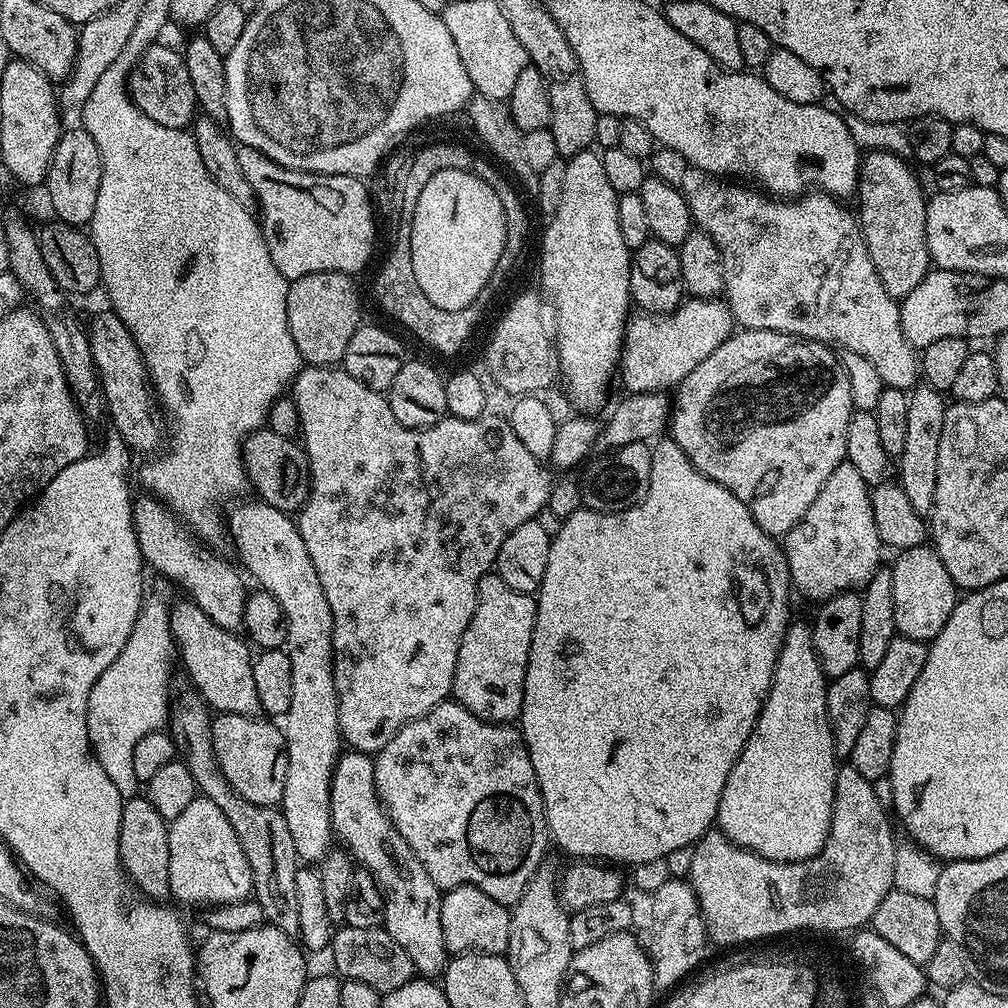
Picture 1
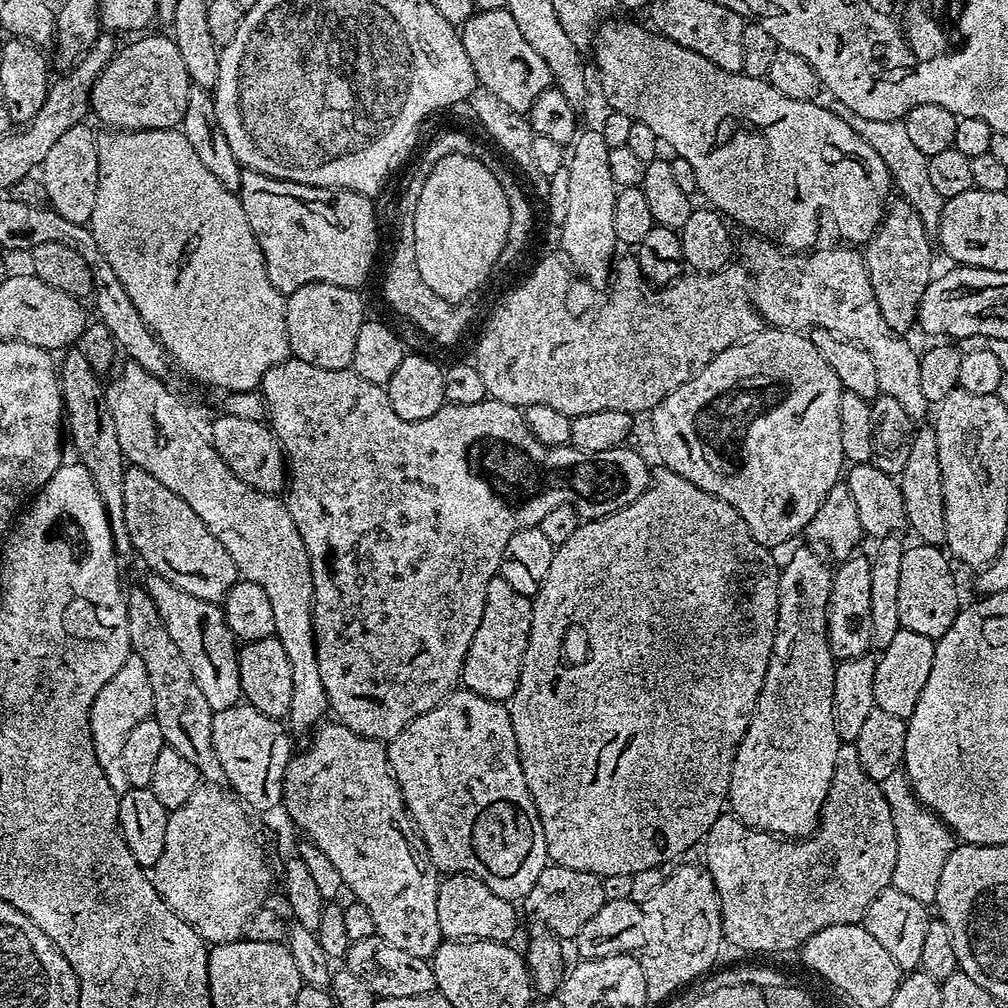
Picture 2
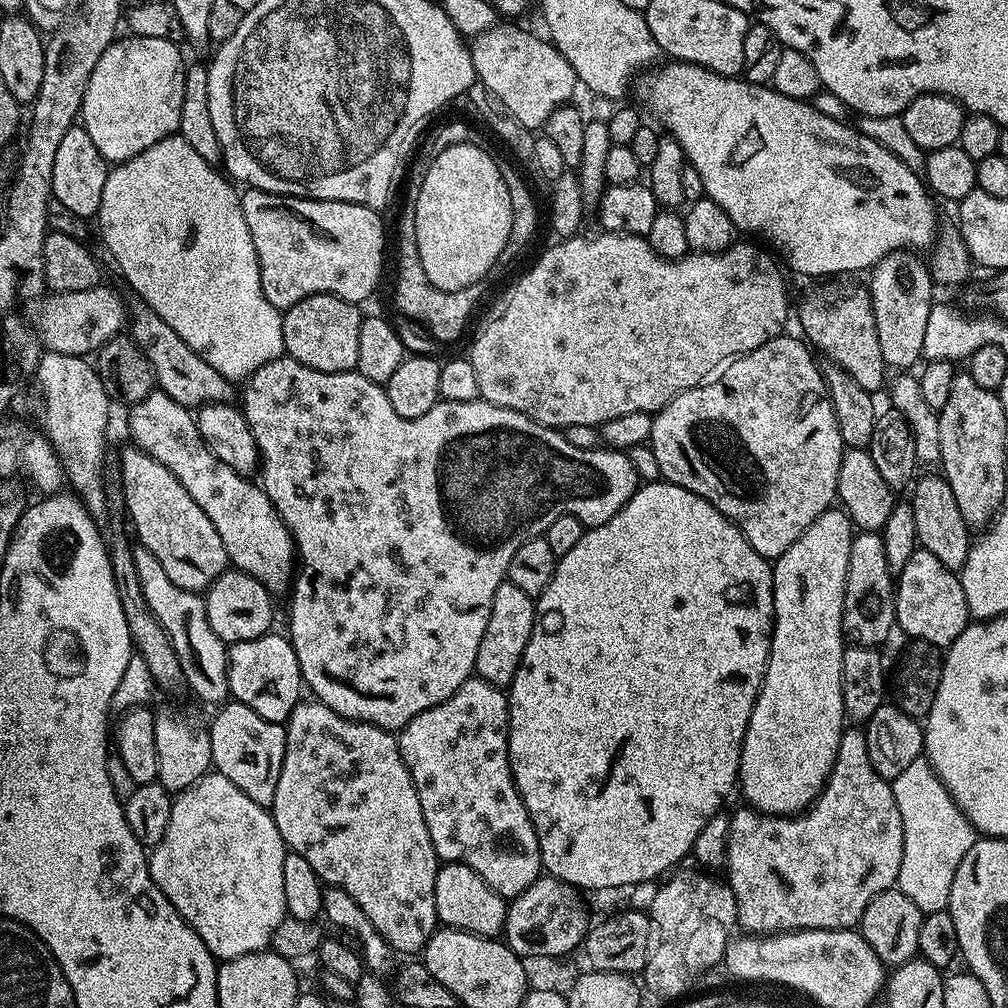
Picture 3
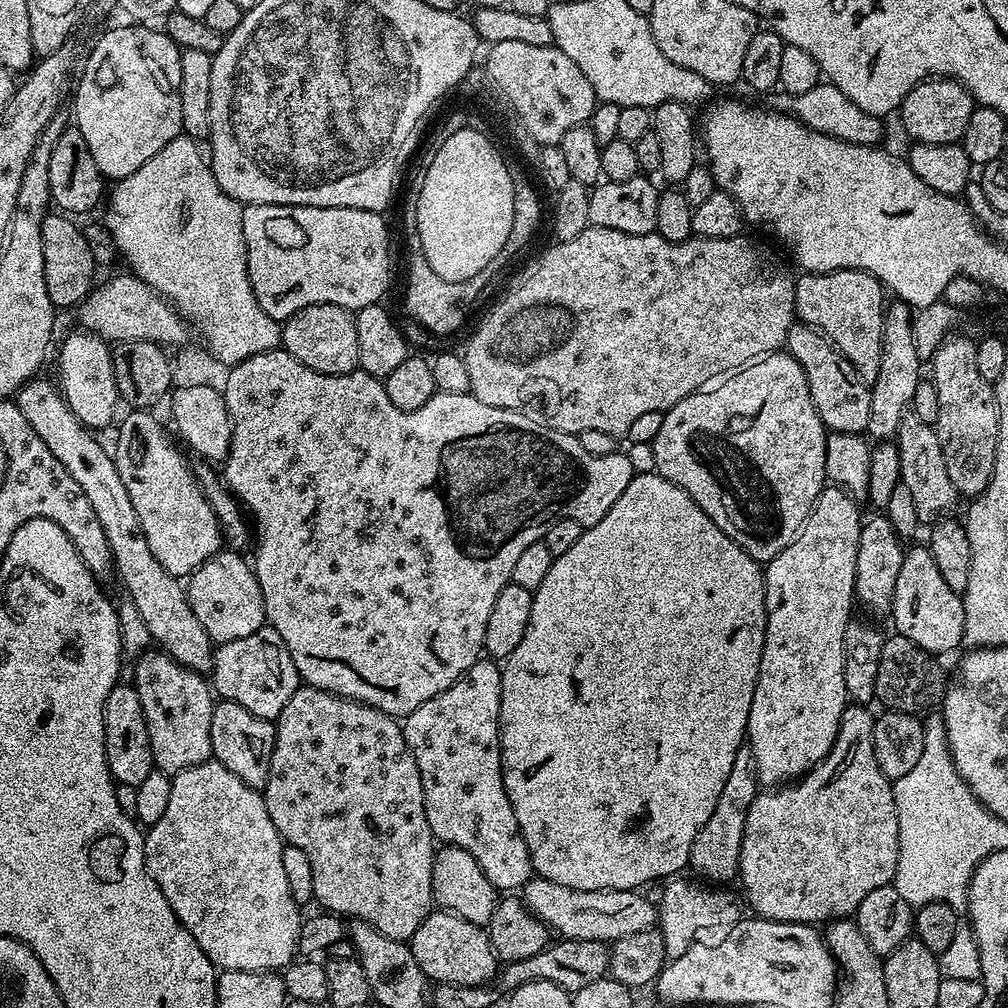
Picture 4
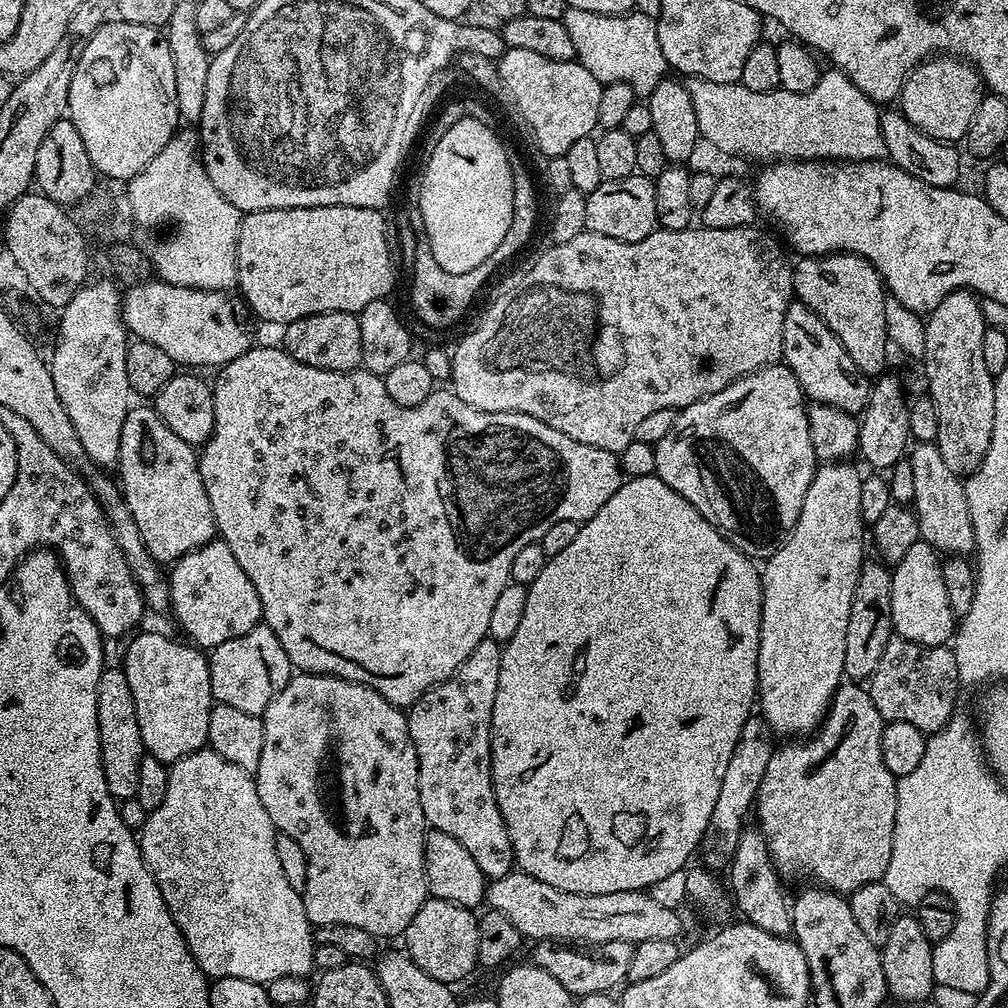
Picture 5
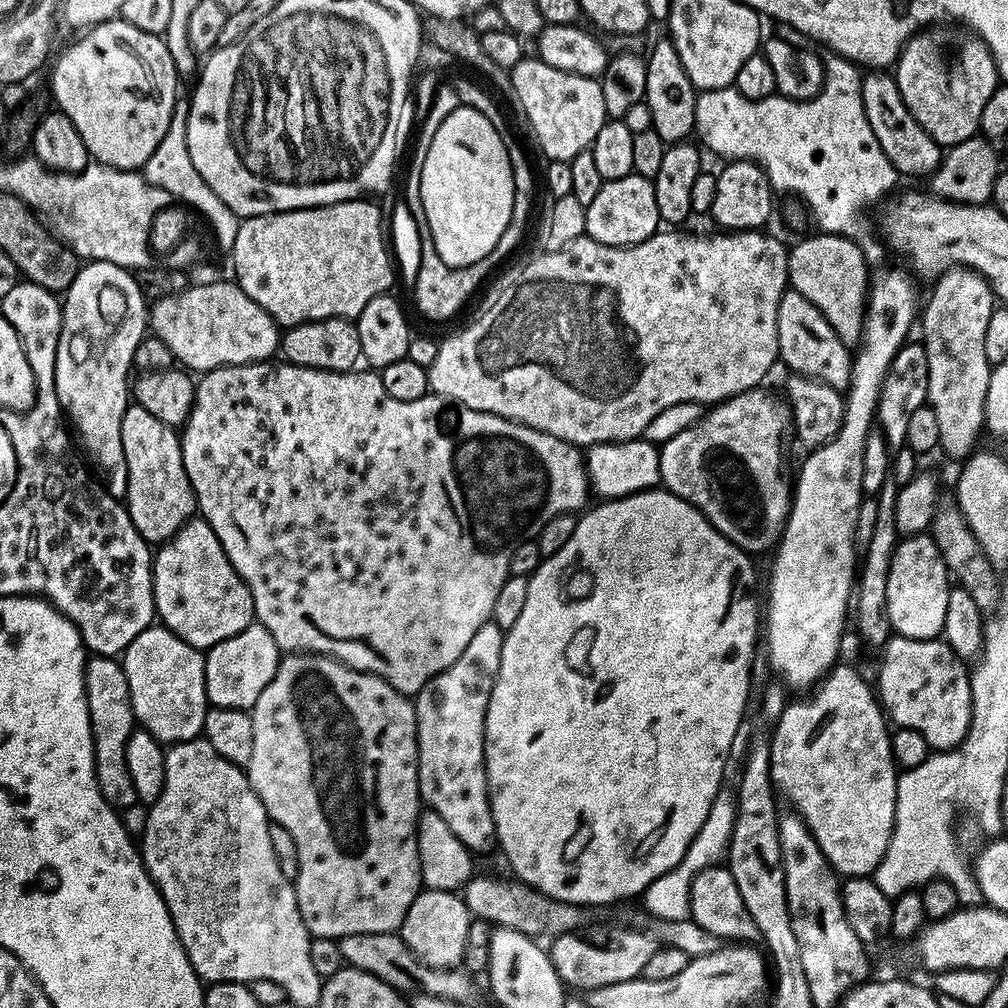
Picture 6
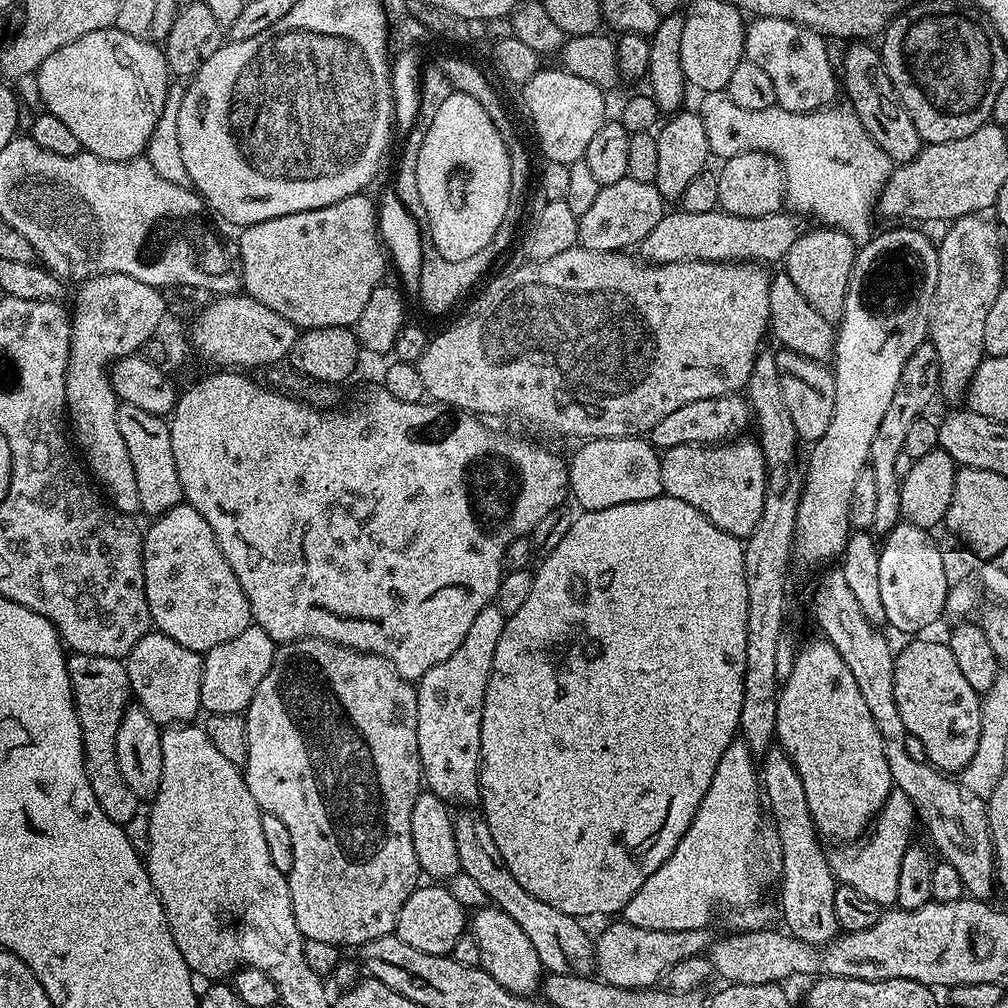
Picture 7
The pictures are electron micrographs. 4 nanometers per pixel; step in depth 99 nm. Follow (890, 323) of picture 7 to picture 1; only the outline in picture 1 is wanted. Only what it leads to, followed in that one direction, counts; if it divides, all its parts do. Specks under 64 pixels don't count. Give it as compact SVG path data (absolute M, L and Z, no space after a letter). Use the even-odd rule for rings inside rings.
M789 623L760 717L738 762L734 762L734 770L730 770L726 778L726 786L722 790L720 805L716 811L719 831L740 848L757 852L767 860L784 860L787 864L795 860L809 860L824 849L832 821L838 771L837 749L832 742L826 710L827 689L828 680L814 650L811 627L807 623Z

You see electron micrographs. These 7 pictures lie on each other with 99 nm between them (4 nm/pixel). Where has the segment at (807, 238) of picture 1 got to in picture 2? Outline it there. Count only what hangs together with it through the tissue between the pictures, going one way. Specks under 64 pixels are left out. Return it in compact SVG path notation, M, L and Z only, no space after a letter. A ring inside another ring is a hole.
M752 234L747 237L749 240L739 241L738 252L744 255L742 261L743 267L746 269L750 277L750 295L752 297L752 306L759 314L761 321L765 325L774 328L786 328L789 330L811 330L814 328L825 328L840 337L841 340L849 340L852 344L857 344L862 350L866 350L866 354L870 354L870 359L874 361L874 371L878 373L878 386L881 393L890 398L898 398L899 404L905 408L906 414L910 414L910 418L914 422L920 422L924 415L929 415L930 405L927 398L922 394L922 366L920 365L920 352L912 349L910 345L904 341L905 337L899 332L895 332L890 326L886 326L886 318L882 318L882 310L878 304L878 298L874 296L874 286L870 286L870 274L868 267L864 261L863 251L857 250L852 246L844 246L848 248L820 248L809 251L807 254L801 254L796 250L785 250L781 245L773 242L771 239L765 238L759 234Z

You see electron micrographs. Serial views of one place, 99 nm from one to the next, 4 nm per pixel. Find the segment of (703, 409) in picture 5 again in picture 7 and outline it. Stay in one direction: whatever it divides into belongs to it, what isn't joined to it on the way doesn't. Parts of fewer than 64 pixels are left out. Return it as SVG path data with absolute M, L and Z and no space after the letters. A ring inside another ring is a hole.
M736 438L711 446L683 444L663 449L662 486L667 495L678 498L698 510L726 534L747 538L762 518L766 498L764 454L755 439Z

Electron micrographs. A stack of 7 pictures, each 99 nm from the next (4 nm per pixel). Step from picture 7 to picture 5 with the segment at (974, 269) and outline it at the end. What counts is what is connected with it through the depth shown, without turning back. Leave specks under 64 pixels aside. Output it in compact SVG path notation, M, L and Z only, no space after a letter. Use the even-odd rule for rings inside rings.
M961 290L950 293L933 312L927 313L924 325L924 376L928 379L927 395L938 410L938 434L934 441L936 449L942 454L946 466L961 474L971 474L980 469L982 458L990 446L990 434L994 430L994 386L996 381L986 370L982 359L982 338L985 330L984 315L980 300L971 291Z

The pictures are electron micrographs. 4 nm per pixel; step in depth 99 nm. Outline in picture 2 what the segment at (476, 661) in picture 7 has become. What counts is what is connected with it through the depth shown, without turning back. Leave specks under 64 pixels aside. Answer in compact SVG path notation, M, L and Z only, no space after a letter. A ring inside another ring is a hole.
M467 690L453 691L452 695L447 696L438 707L426 710L426 714L421 716L415 716L395 738L387 741L386 747L392 773L402 790L404 804L408 807L408 814L412 817L419 839L428 852L433 869L444 874L465 872L467 876L486 882L486 886L490 886L494 894L513 902L523 901L524 897L530 894L534 882L538 882L538 874L542 874L542 870L548 867L550 861L546 850L546 834L542 834L542 822L538 818L538 810L534 806L534 798L530 798L530 786L526 786L526 774L522 774L522 762L518 754L518 742L514 738L514 722L509 705L482 698Z

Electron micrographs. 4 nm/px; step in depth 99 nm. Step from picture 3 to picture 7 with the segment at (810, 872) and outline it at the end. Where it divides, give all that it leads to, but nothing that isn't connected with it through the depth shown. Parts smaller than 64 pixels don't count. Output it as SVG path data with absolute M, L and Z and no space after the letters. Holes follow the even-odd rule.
M823 638L810 641L805 648L803 645L797 651L794 670L790 670L790 678L786 678L779 689L776 701L775 743L788 755L790 762L794 762L794 770L798 770L798 778L802 778L817 832L824 838L841 836L848 840L851 836L859 837L875 821L894 785L890 765L886 763L886 750L882 750L882 734L878 734L874 717L862 699L862 690L858 690L858 682L854 682L854 674L850 674L842 654Z

